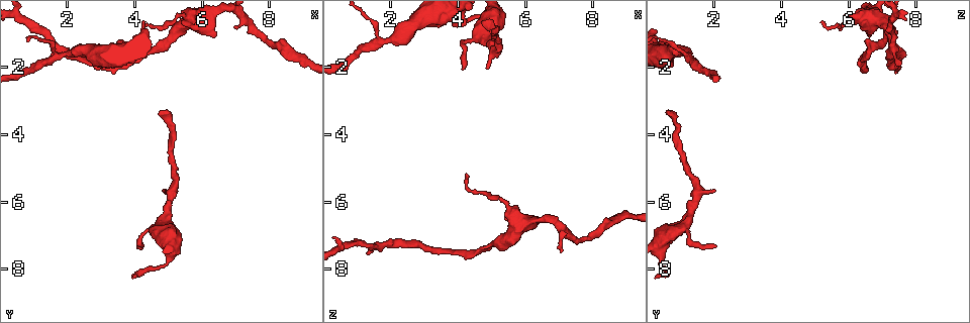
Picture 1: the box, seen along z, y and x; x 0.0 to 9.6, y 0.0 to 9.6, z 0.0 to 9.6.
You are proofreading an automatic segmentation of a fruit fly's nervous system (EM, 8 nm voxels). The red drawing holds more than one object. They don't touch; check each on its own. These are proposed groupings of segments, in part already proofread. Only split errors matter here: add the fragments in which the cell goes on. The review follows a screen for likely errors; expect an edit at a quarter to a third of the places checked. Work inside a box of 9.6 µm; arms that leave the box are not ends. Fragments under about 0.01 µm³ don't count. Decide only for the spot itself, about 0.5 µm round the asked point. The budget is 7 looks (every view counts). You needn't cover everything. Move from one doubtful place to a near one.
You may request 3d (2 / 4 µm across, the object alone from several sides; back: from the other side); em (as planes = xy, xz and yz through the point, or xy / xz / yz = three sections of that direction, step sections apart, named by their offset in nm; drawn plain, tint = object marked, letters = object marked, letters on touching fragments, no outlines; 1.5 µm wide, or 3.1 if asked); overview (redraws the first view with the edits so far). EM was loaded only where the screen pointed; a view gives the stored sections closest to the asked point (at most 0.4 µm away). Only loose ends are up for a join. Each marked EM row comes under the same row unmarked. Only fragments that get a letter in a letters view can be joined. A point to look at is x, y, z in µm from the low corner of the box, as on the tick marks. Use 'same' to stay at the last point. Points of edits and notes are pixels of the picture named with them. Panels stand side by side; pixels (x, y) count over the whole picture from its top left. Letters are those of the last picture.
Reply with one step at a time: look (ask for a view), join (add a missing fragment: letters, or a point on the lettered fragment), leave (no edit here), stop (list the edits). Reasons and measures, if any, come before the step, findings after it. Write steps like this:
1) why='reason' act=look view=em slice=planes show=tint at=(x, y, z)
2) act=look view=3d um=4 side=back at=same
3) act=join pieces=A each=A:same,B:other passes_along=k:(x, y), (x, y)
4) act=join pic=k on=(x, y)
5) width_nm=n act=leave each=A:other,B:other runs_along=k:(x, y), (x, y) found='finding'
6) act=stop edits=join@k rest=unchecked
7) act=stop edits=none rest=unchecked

why='branch stops here' act=look view=3d um=4 side=back at=(6.45, 0.95, 6.60)

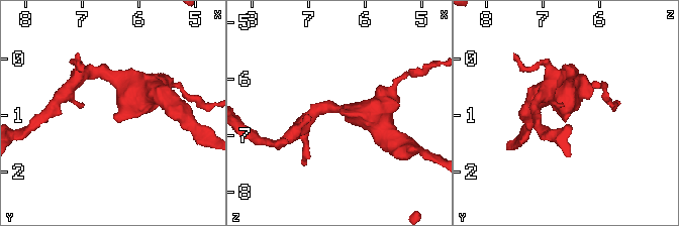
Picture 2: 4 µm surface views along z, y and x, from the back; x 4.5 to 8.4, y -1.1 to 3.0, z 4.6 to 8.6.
why='need the tissue' act=look view=em slice=planes show=tint at=(6.45, 1.00, 6.60)

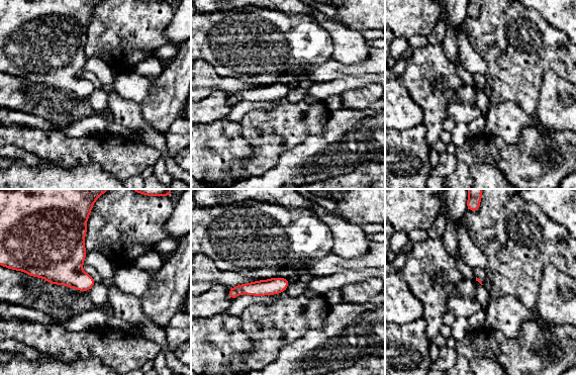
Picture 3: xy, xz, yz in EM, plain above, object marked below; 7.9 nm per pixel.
why='what lies round it' act=look view=em slice=planes show=letters at=same

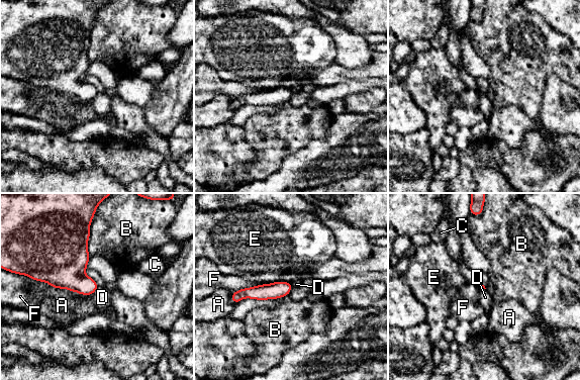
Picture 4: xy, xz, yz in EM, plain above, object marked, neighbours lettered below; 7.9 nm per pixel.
longest_contact=B:360nm act=leave each=A:other,B:other,C:other,D:other,E:other,F:other found='no lettered fragment goes on from it'

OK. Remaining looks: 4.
act=look view=3d um=4 at=(4.75, 3.35, 0.65)

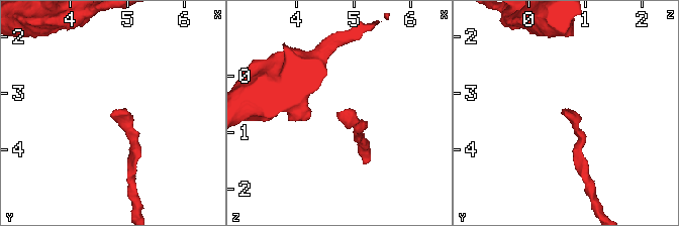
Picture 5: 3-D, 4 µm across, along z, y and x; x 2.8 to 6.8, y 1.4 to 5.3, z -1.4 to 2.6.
why='need the tissue' act=look view=em slice=planes show=letters at=(4.80, 3.35, 0.60)

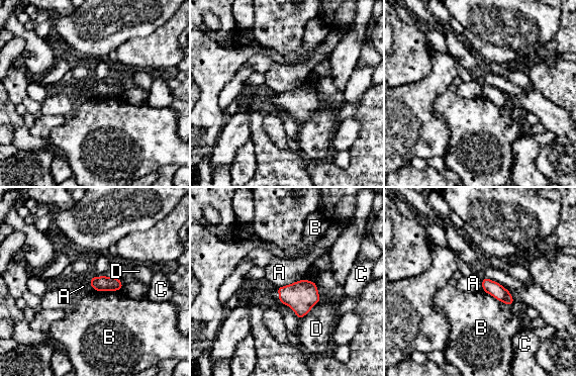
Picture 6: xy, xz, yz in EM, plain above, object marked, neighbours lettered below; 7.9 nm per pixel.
longest_contact=B:260nm act=leave each=A:other,B:other,C:other,D:other border=6:(303, 278), (276, 288) found='no lettered fragment goes on from it'

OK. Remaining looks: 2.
act=look view=em slice=xz step=8 show=letters at=(1.25, 1.85, 7.60)

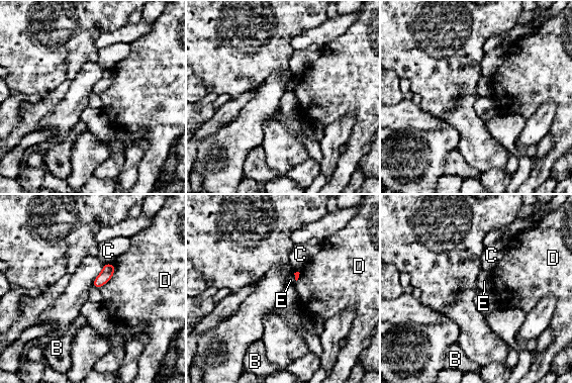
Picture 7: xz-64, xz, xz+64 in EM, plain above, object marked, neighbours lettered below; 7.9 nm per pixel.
act=leave each=B:other,C:other,D:other,E:other border=7:(113, 264), (112, 277), (99, 288) found='no lettered fragment goes on from it'

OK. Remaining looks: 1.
act=stop edits=none rest=unchecked

